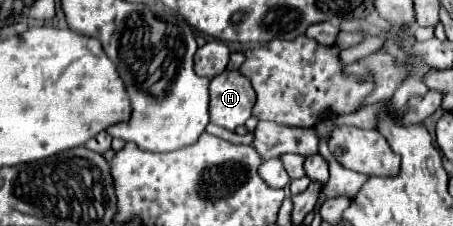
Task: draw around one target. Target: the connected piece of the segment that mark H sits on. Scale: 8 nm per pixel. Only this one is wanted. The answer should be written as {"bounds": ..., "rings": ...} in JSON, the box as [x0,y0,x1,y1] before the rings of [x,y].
{"bounds":[210,69,256,131],"rings":[[[226,69],[210,81],[210,121],[234,131],[252,115],[256,91],[238,69]]]}

